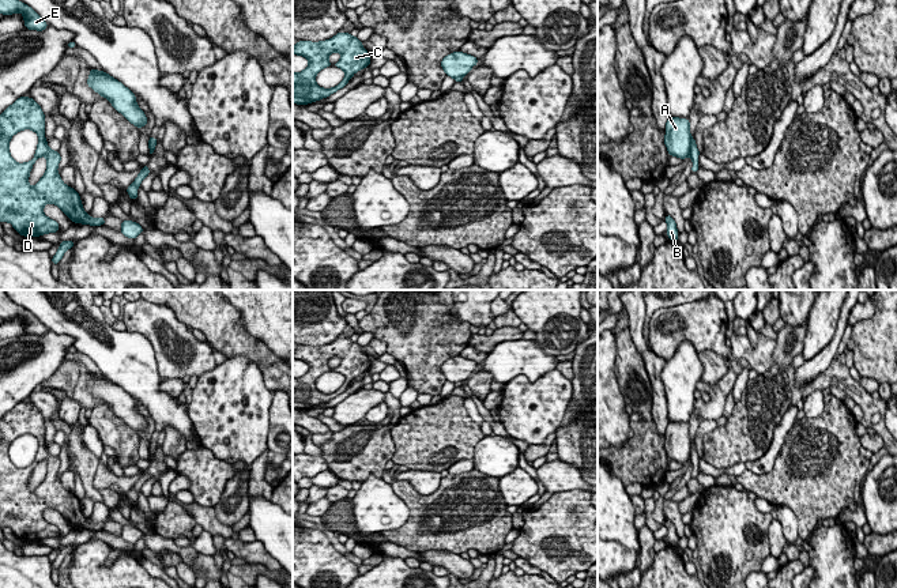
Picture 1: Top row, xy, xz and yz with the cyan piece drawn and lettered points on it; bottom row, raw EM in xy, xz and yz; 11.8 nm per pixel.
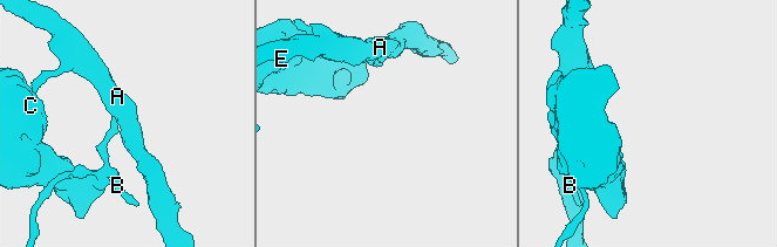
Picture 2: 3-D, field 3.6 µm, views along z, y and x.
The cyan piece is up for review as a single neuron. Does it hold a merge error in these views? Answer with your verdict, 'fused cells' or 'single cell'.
fused cells

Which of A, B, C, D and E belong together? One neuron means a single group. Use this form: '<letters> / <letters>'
A E / B C D

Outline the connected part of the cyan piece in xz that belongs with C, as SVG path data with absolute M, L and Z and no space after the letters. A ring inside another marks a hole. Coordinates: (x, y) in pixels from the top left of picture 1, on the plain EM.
M342 336L331 344L320 347L298 346L293 351L293 359L304 361L309 365L309 370L304 376L293 377L293 408L305 411L343 393L355 377L370 369L370 361L362 347L350 338ZM333 357L339 357L342 361L338 368L331 369L328 361ZM331 370L343 374L346 381L338 391L323 393L316 388L316 380Z

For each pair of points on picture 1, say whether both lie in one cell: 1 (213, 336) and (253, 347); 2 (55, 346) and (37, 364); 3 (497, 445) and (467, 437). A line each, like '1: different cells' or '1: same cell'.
1: same cell
2: same cell
3: different cells

